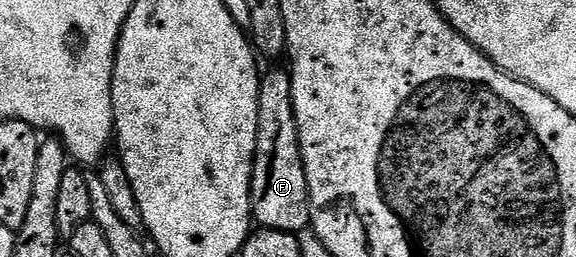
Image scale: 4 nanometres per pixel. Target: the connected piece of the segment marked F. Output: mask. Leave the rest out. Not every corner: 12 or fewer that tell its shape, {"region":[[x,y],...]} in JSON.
{"region":[[265,72],[253,220],[300,234],[309,187],[293,78]]}

